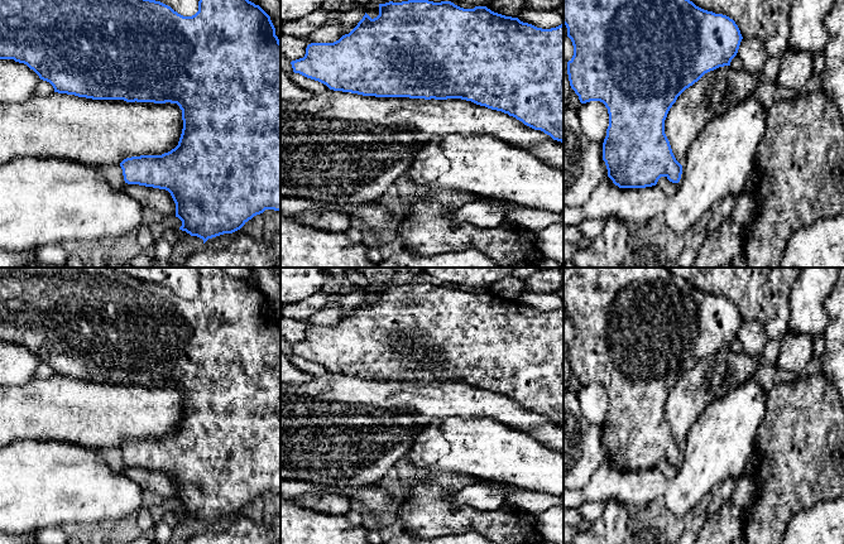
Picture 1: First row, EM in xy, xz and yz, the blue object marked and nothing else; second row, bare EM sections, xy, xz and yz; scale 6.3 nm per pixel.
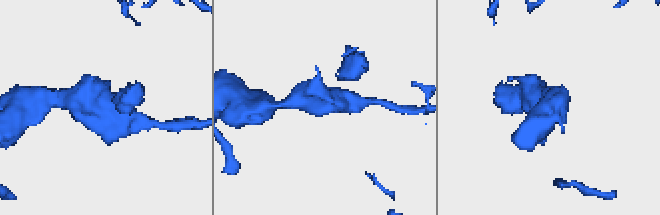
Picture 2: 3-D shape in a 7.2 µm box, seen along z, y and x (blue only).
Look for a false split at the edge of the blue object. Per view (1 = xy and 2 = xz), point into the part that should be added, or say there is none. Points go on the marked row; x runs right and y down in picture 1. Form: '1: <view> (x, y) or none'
1: none
2: none

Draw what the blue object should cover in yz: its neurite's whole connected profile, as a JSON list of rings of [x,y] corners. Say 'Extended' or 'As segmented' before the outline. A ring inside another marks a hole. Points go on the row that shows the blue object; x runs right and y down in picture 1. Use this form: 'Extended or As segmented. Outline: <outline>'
As segmented. Outline: [[[564,0],[564,24],[567,28],[567,37],[574,45],[574,56],[567,62],[567,74],[571,88],[579,96],[581,103],[600,101],[609,114],[609,126],[603,143],[603,160],[608,169],[608,177],[619,188],[646,188],[656,186],[661,177],[672,183],[678,183],[682,174],[682,165],[676,160],[670,141],[665,134],[665,120],[677,97],[705,73],[719,67],[730,66],[737,56],[743,39],[735,21],[726,15],[715,14],[696,6],[690,0]]]

